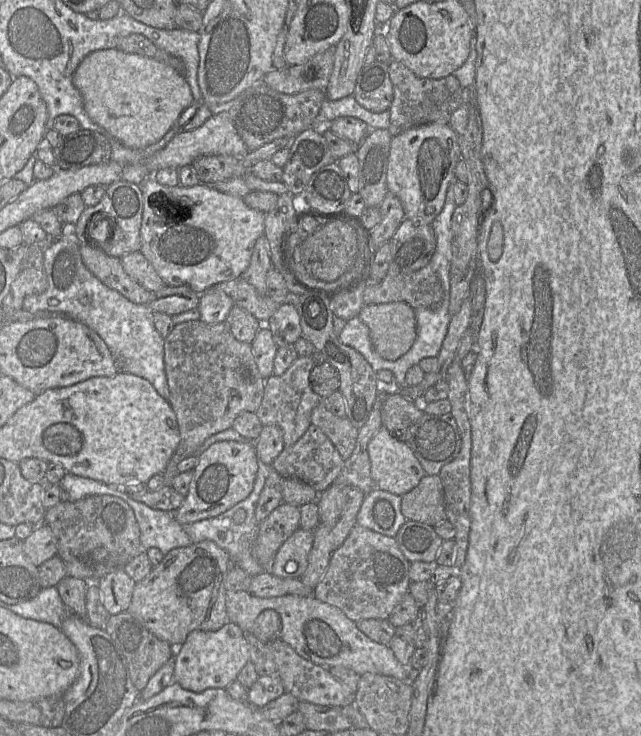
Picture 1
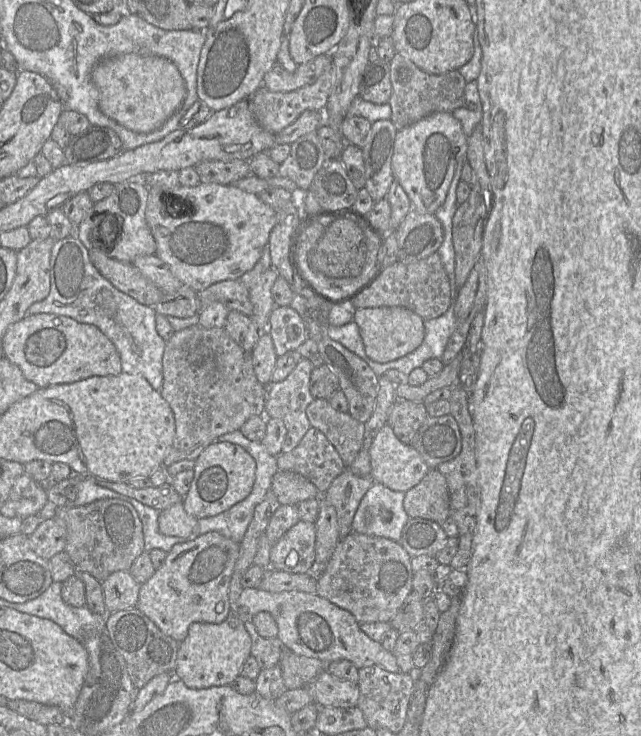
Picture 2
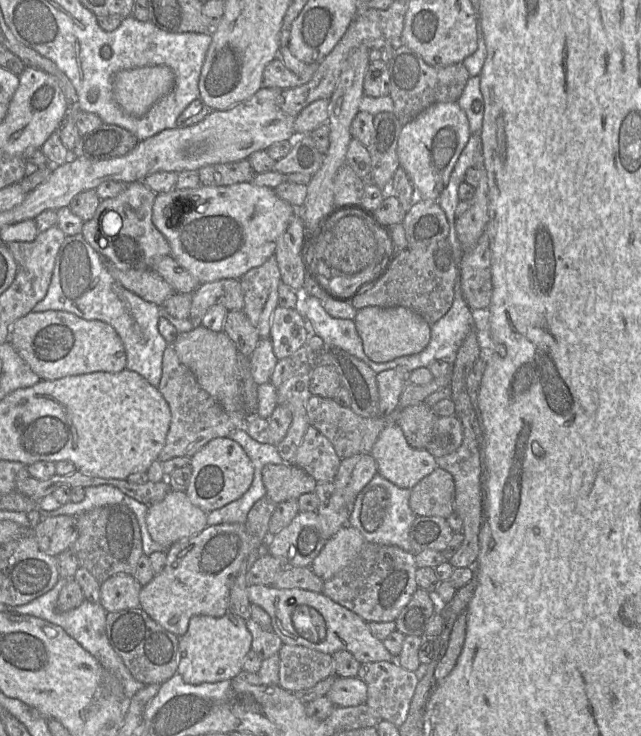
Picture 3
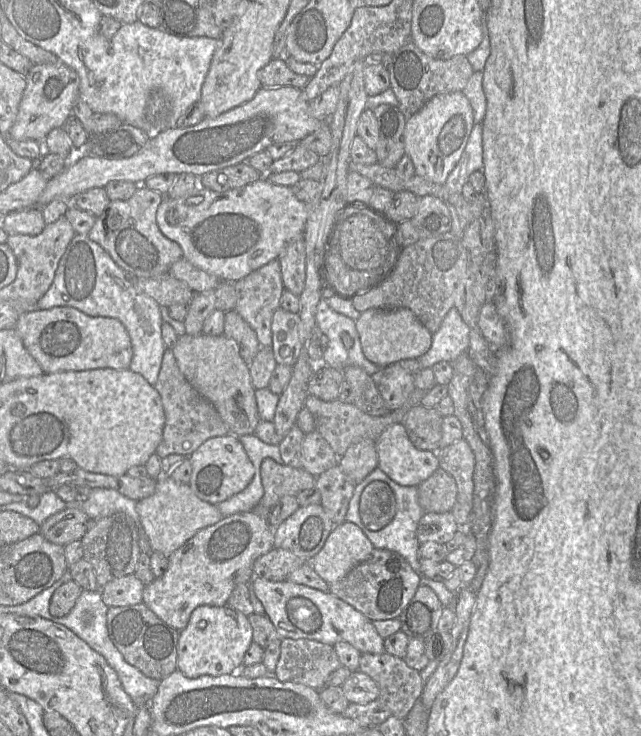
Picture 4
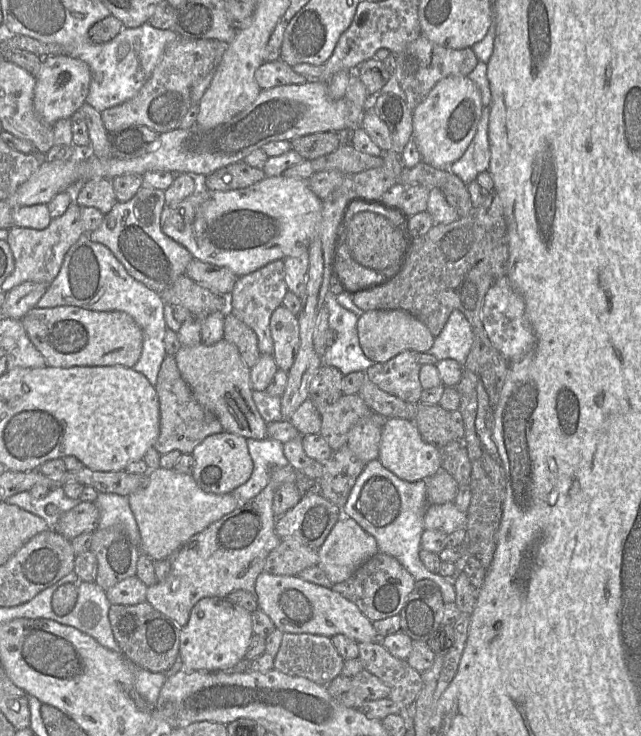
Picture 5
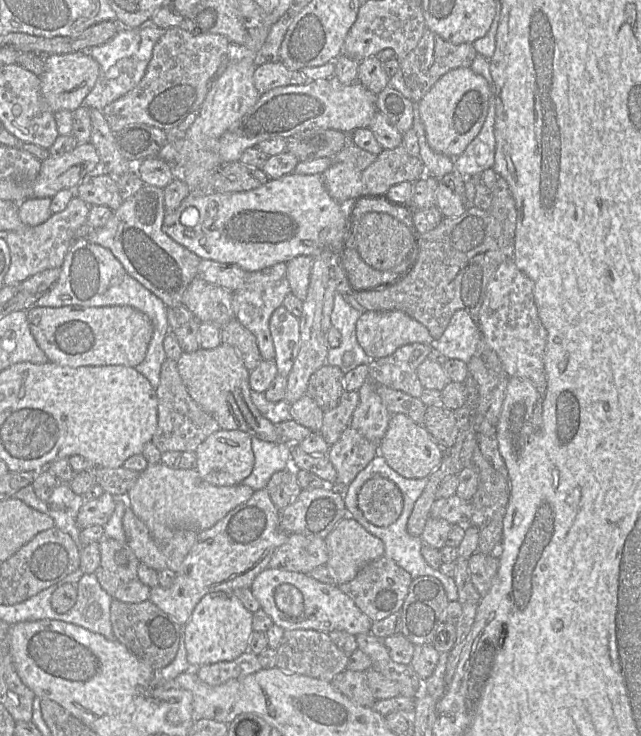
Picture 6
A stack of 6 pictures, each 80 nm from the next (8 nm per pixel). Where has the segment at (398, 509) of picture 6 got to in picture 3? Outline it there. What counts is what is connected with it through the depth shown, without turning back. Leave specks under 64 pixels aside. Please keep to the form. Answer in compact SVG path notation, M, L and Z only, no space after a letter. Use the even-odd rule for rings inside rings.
M368 483L361 492L362 498L362 510L360 514L360 521L362 526L368 531L373 532L377 530L382 524L388 510L389 510L389 493L383 487L372 487L366 493L364 493L365 488L369 485Z

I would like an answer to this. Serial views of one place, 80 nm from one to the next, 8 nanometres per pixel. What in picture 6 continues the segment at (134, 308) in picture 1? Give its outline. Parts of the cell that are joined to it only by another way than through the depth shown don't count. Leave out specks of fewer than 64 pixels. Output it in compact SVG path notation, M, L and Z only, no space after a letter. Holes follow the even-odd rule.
M86 237L77 238L67 252L55 284L34 304L39 307L62 307L80 305L84 307L131 306L146 314L153 324L153 334L145 359L135 366L156 389L160 382L161 366L166 359L163 341L170 332L165 303L131 277L113 253L101 245L88 241Z

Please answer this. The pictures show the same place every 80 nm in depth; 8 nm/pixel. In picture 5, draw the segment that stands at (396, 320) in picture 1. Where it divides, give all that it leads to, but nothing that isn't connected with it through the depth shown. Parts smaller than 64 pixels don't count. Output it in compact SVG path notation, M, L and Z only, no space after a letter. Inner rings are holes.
M370 310L357 321L359 344L364 355L374 363L387 362L397 354L412 350L418 353L429 351L435 337L430 330L409 312L396 310Z

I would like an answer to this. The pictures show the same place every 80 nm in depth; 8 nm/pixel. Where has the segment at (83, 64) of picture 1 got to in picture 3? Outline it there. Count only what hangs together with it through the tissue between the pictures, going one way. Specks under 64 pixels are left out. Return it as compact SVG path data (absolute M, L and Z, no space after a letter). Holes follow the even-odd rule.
M165 65L145 66L118 72L113 97L127 114L141 117L174 86L174 73Z

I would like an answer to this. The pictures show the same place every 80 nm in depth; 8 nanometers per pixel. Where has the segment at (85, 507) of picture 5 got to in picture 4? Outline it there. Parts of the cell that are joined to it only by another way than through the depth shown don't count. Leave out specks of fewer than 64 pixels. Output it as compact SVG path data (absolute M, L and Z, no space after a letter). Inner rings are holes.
M66 508L58 512L40 525L39 533L49 542L66 546L81 540L89 528L91 519L77 508Z

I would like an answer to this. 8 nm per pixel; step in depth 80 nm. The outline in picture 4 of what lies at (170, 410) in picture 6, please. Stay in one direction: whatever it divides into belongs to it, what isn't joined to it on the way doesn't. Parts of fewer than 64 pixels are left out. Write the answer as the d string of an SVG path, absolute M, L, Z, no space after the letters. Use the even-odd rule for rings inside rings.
M166 349L164 352L154 387L161 396L165 414L162 440L155 451L161 459L171 454L189 457L207 439L229 433L227 425L213 404L204 398L182 374L172 349Z

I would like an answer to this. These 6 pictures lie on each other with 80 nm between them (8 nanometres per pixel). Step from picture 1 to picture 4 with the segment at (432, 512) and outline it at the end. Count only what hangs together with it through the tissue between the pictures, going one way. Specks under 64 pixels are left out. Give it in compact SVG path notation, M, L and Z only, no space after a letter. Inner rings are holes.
M441 467L419 484L417 488L418 502L425 513L451 511L457 502L456 481Z

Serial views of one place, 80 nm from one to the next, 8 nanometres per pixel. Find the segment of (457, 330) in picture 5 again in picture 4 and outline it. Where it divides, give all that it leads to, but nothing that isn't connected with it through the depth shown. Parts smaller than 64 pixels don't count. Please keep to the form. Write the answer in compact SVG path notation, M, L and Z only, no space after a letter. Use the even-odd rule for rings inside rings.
M455 307L445 315L438 331L432 336L430 349L417 358L422 368L432 367L440 361L453 363L469 348L470 328Z

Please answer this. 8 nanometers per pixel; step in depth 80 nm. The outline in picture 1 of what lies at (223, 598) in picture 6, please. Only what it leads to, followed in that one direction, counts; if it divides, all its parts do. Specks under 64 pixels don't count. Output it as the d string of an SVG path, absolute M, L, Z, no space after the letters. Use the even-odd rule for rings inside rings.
M229 621L216 631L190 632L185 642L175 649L174 657L173 682L185 690L200 693L210 688L225 689L250 661L249 644L242 629Z

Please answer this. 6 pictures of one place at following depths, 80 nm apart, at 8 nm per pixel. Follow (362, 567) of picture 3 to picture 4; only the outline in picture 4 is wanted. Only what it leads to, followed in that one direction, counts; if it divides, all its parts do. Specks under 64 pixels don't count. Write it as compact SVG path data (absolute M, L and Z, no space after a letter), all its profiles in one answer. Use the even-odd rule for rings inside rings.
M374 548L370 556L357 564L343 579L329 584L329 592L353 606L371 621L398 618L421 584L420 576L398 553Z

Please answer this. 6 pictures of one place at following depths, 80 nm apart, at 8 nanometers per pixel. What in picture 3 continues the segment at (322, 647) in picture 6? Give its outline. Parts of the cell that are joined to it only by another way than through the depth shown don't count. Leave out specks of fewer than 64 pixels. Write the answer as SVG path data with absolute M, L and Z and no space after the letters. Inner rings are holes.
M283 644L279 658L279 686L290 692L311 688L335 674L332 655L304 646Z

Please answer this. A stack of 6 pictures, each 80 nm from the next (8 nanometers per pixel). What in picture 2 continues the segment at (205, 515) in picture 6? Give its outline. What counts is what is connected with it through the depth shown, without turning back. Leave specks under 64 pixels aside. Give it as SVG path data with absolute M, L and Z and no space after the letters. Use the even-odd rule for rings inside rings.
M182 501L160 511L158 517L159 531L166 536L194 538L197 525L198 519L185 511Z

